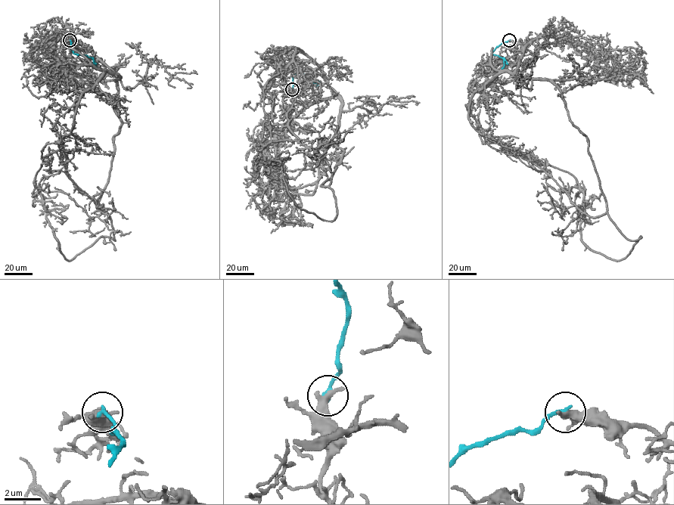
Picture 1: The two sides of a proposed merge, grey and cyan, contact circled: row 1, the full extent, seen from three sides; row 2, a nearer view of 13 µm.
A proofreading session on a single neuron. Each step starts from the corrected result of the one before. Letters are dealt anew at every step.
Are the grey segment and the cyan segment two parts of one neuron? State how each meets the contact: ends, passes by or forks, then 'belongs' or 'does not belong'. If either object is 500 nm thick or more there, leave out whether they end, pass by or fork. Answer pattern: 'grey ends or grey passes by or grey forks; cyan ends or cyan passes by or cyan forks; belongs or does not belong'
grey ends; cyan ends; does not belong

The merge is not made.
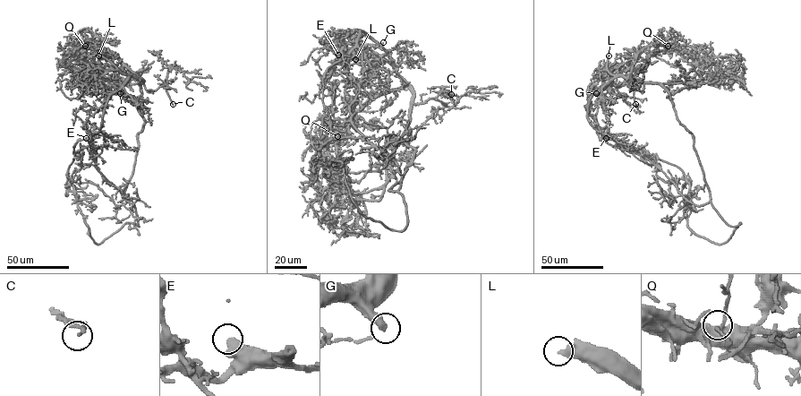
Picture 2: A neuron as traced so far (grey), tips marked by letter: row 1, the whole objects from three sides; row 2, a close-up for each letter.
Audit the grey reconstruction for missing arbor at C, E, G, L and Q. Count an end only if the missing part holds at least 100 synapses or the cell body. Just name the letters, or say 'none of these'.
G, L

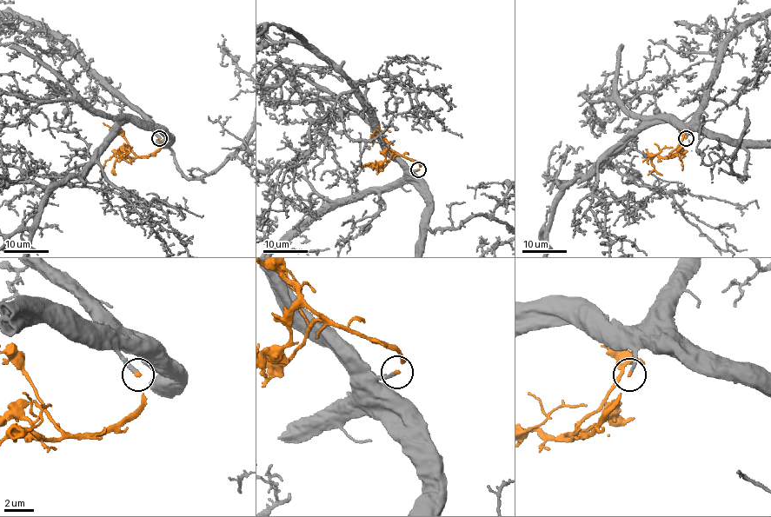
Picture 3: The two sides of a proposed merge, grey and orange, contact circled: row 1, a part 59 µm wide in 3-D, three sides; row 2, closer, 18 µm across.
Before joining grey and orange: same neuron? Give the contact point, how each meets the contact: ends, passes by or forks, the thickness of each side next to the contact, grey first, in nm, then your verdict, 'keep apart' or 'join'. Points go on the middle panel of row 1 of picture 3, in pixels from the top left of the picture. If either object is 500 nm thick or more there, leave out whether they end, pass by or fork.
place (418, 169); grey ends; orange ends; calibres 240 and 160 nm; join

